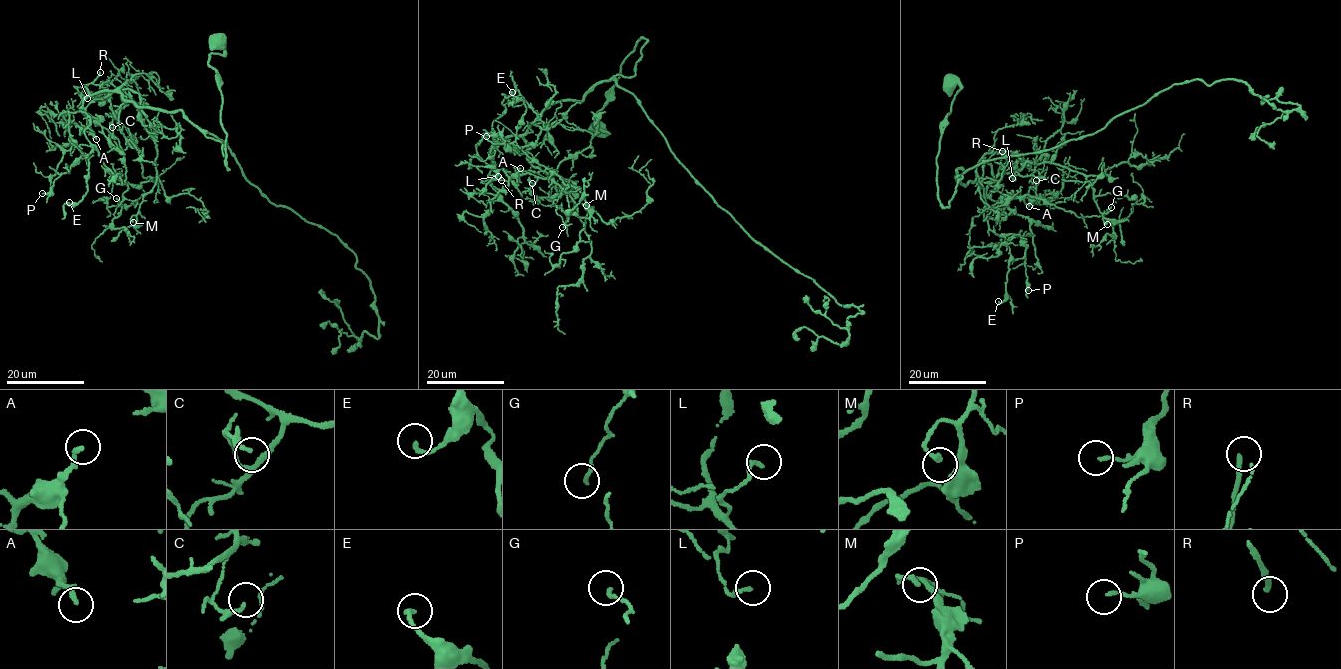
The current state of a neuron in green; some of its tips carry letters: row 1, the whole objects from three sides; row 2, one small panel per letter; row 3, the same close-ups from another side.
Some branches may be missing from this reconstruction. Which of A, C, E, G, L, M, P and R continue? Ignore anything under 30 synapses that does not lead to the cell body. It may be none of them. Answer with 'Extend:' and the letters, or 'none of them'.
Extend: R

